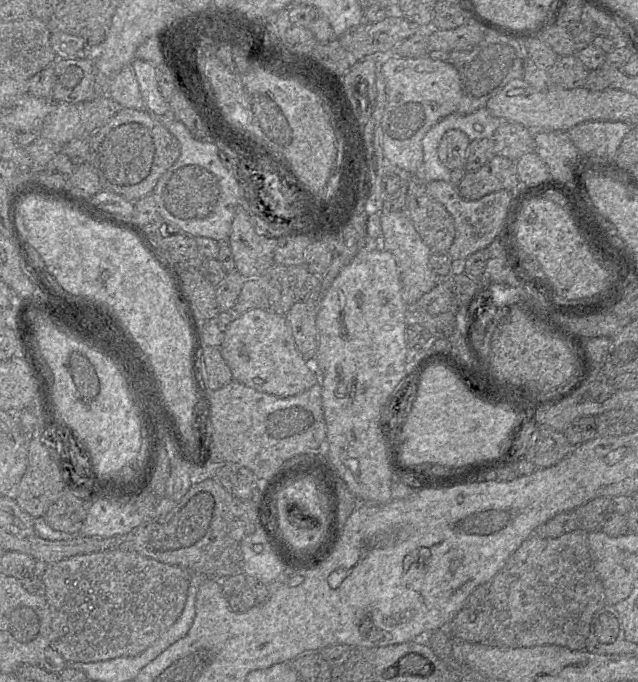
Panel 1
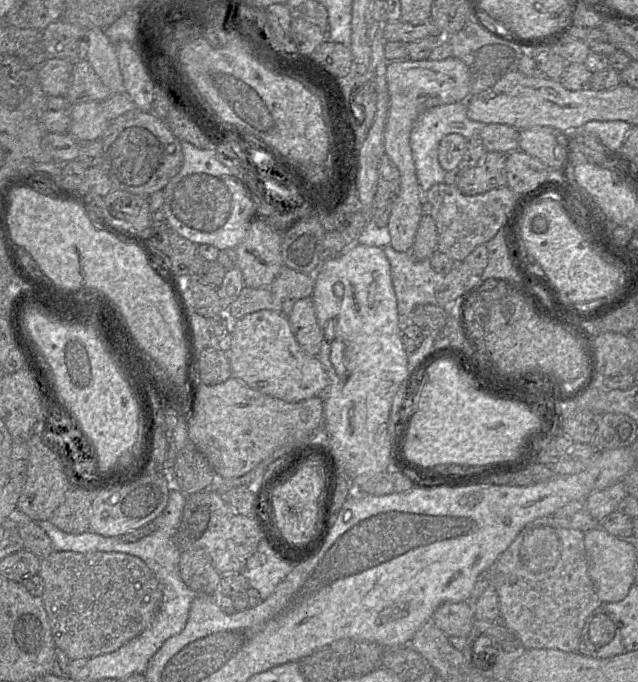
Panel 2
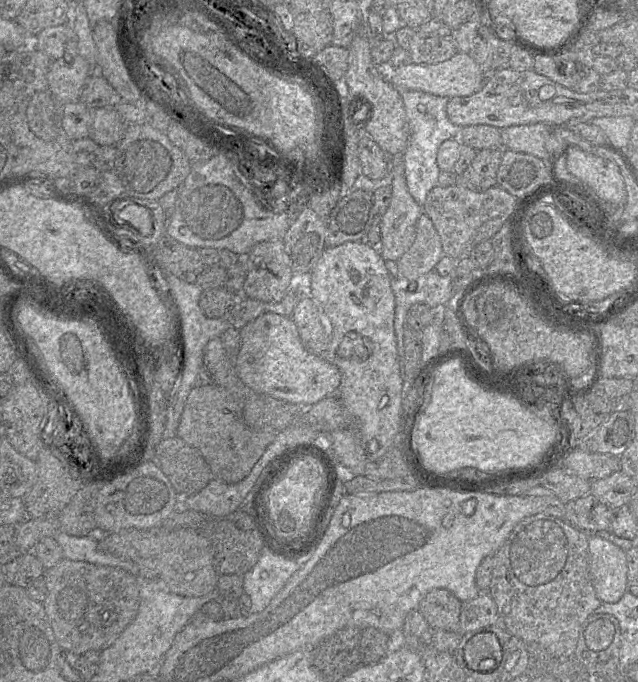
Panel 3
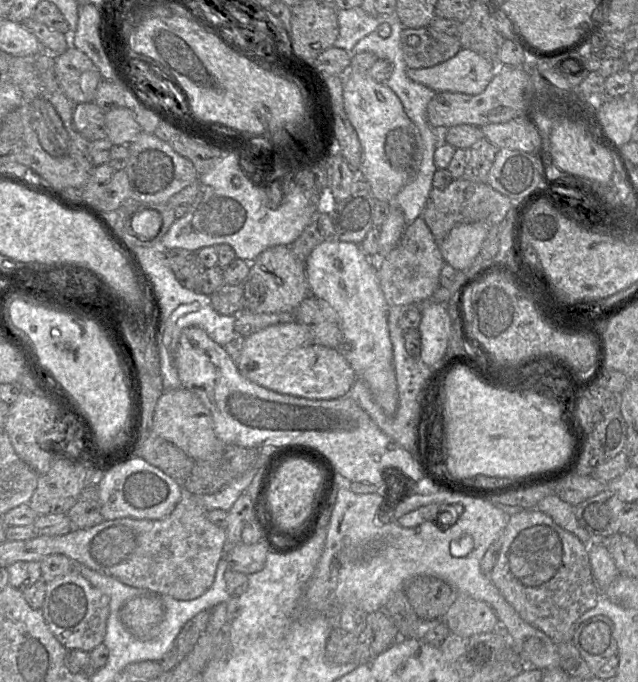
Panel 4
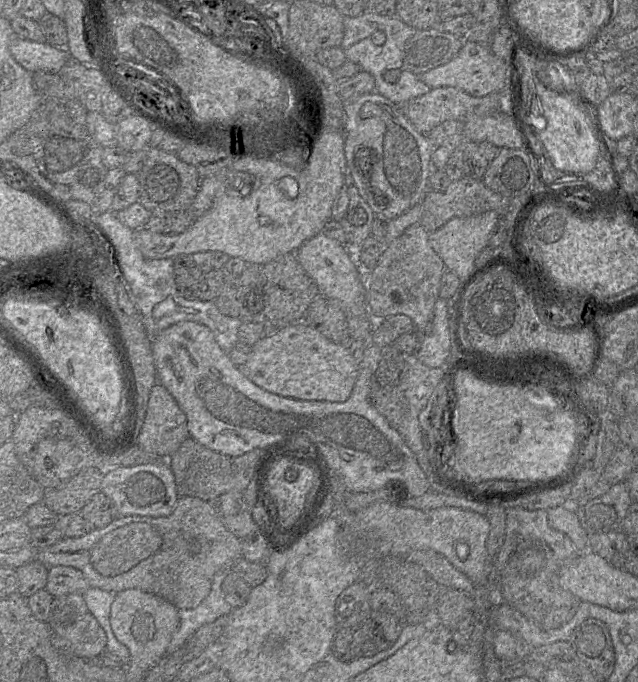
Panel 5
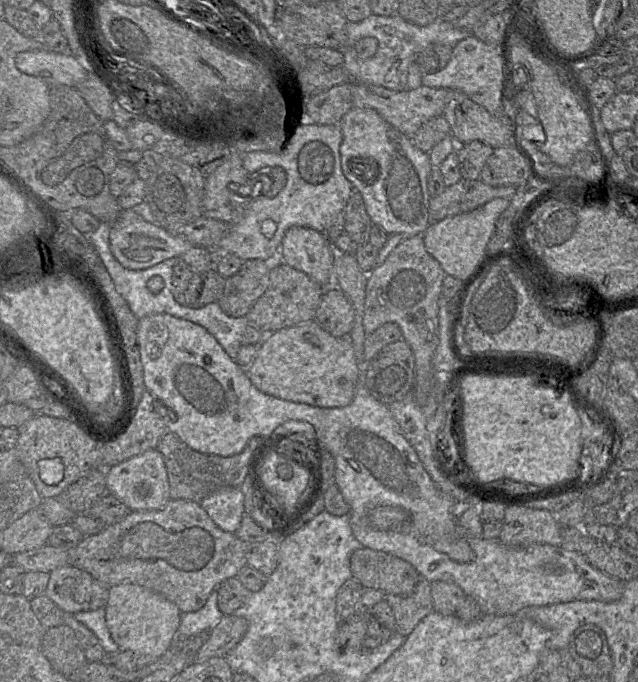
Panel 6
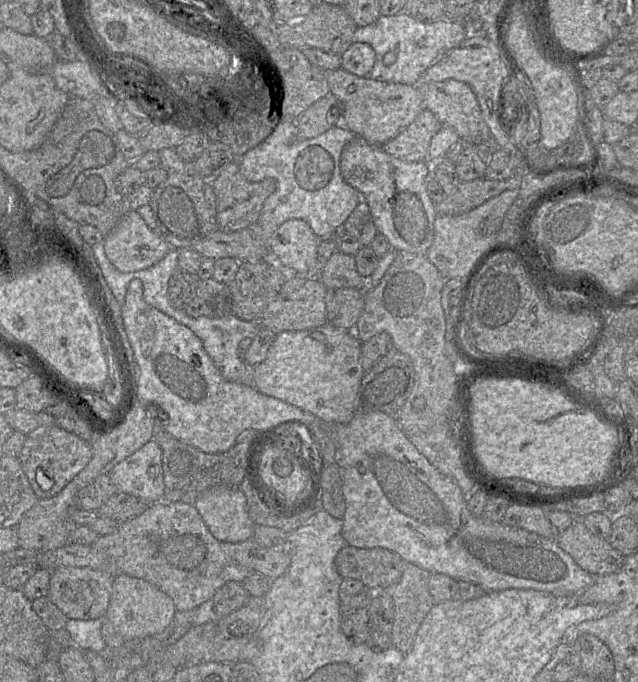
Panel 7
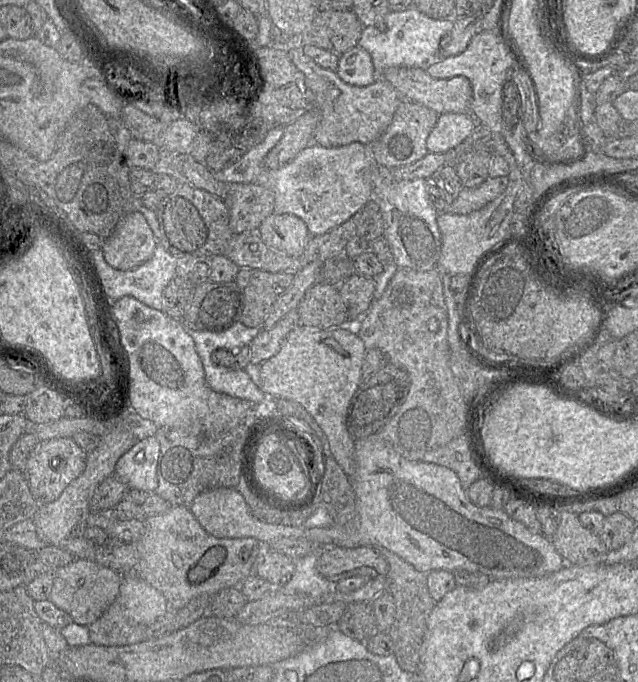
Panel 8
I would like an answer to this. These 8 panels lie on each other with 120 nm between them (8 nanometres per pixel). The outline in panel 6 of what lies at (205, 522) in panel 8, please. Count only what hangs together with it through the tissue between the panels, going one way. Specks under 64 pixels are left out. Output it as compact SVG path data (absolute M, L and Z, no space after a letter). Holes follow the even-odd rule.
M221 488L200 503L213 522L223 531L235 534L245 514L240 488Z

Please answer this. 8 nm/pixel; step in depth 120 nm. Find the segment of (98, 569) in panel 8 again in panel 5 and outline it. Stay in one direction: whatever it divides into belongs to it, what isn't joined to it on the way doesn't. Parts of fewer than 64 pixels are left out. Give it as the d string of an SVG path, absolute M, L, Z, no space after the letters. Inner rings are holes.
M61 565L49 568L45 589L53 597L83 594L89 587L84 575L76 568Z

